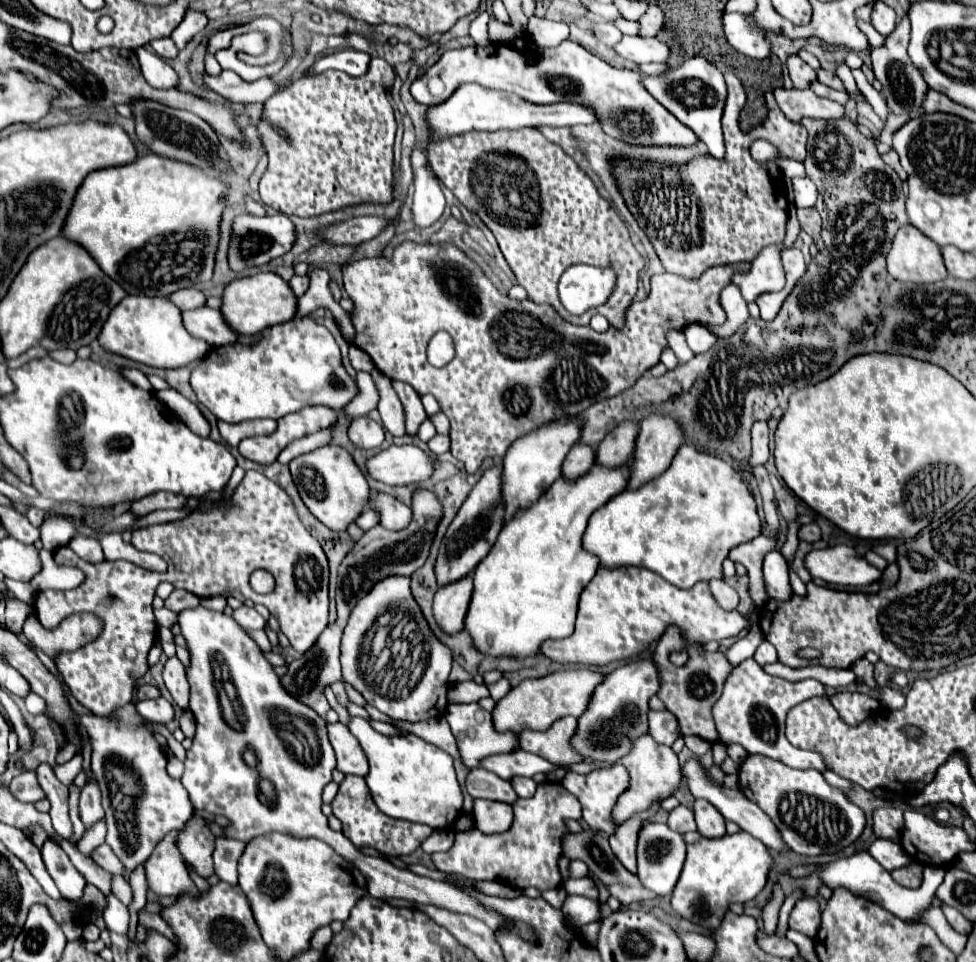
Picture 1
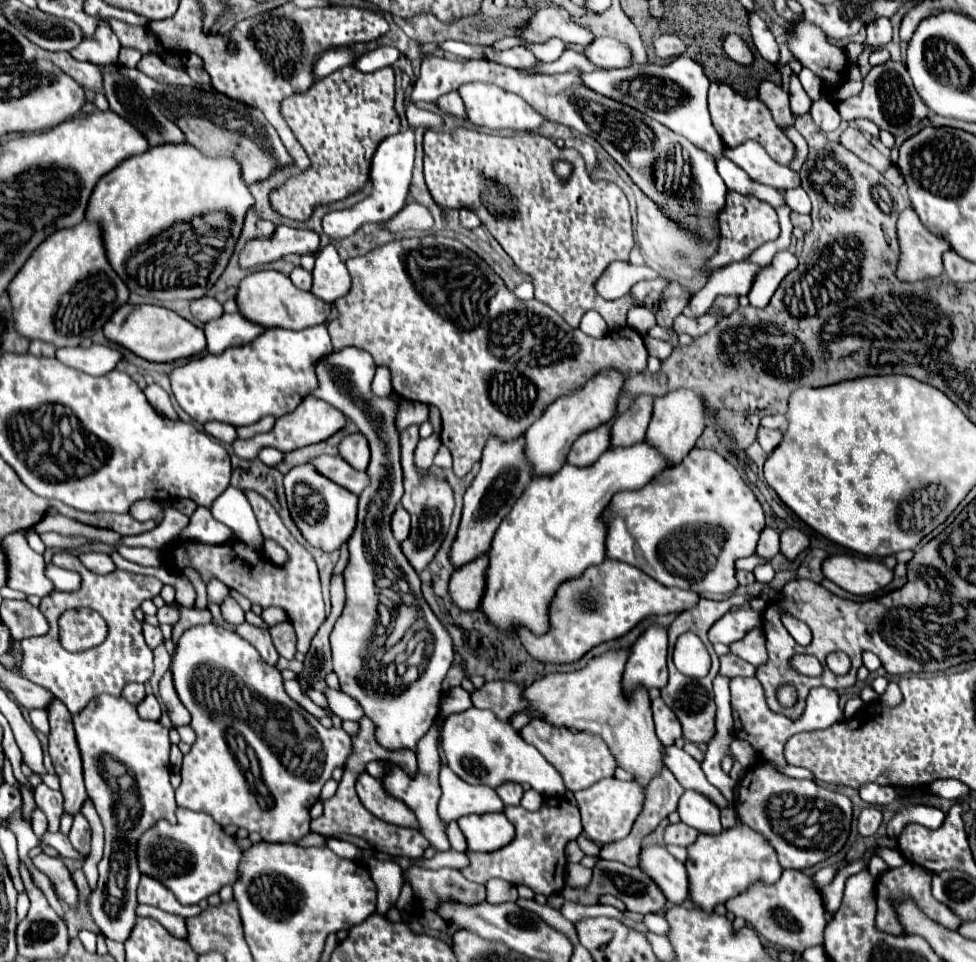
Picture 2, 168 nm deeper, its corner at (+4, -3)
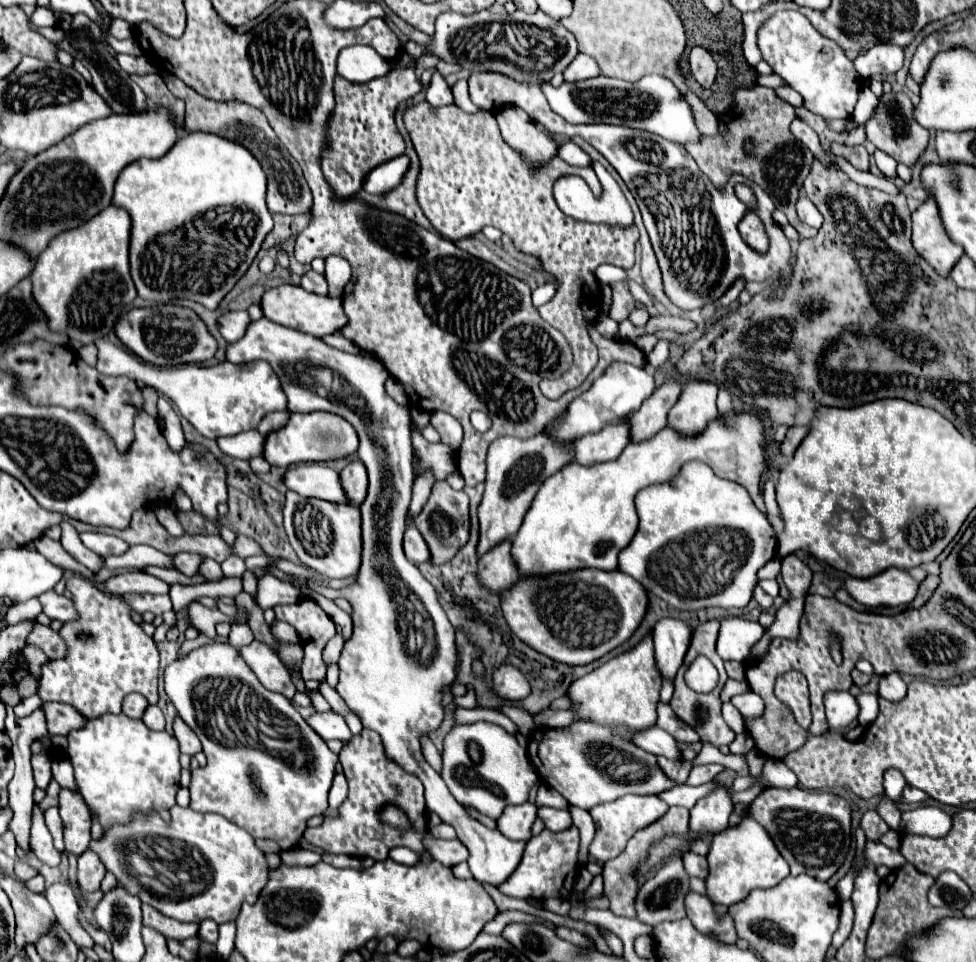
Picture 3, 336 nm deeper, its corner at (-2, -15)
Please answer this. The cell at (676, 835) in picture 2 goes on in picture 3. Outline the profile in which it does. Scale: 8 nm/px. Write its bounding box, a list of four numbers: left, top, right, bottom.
[682,852,708,880]

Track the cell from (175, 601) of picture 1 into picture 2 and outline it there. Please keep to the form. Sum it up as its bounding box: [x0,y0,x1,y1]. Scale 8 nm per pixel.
[156,604,180,624]

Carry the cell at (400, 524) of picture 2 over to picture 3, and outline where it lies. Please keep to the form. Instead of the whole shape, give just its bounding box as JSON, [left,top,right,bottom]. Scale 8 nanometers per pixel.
[404,524,430,564]

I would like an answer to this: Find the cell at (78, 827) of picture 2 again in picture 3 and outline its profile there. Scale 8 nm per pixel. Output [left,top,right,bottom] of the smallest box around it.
[78,848,106,892]

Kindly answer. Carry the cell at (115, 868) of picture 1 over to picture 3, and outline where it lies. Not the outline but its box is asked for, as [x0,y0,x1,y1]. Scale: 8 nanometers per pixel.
[30,804,62,866]

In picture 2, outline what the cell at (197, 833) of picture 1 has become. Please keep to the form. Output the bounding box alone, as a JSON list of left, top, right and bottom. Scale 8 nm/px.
[138,808,242,906]

